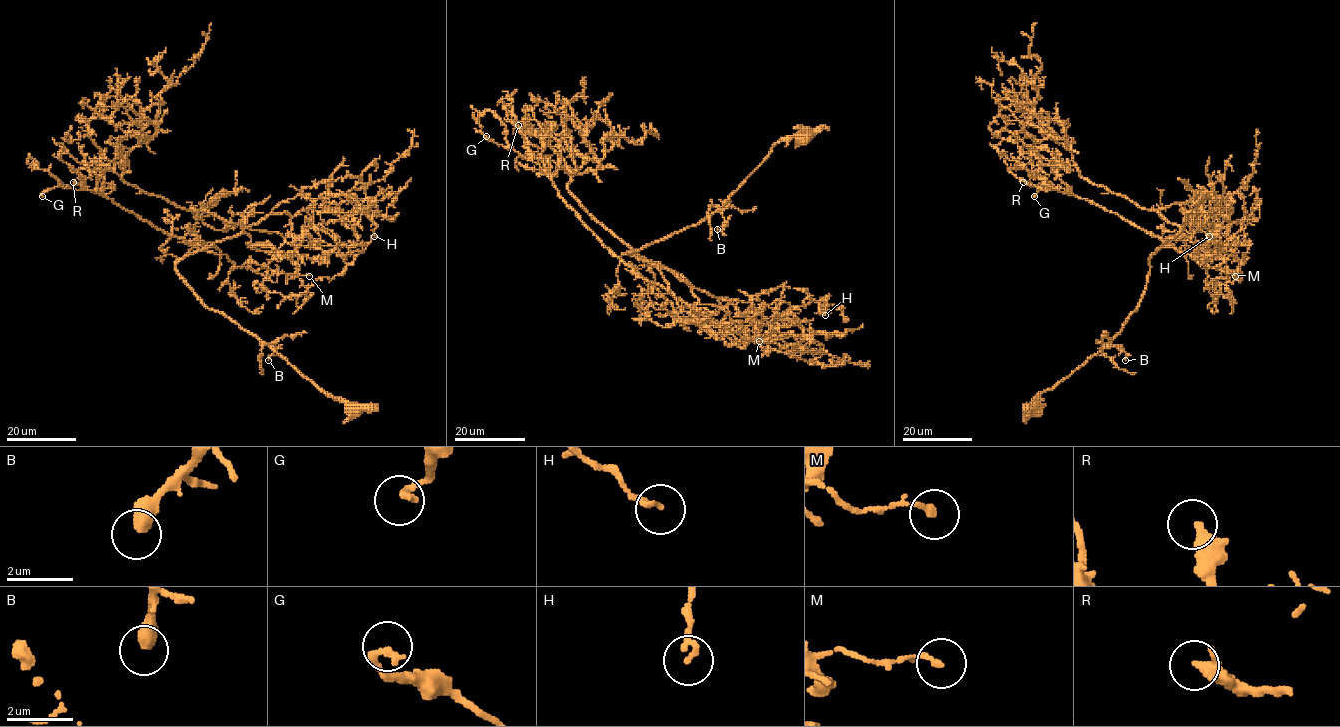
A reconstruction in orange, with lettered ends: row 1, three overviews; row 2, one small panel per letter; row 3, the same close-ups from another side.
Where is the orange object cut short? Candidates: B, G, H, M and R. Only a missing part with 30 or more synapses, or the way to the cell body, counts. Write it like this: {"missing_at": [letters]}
{"missing_at": ["R"]}

